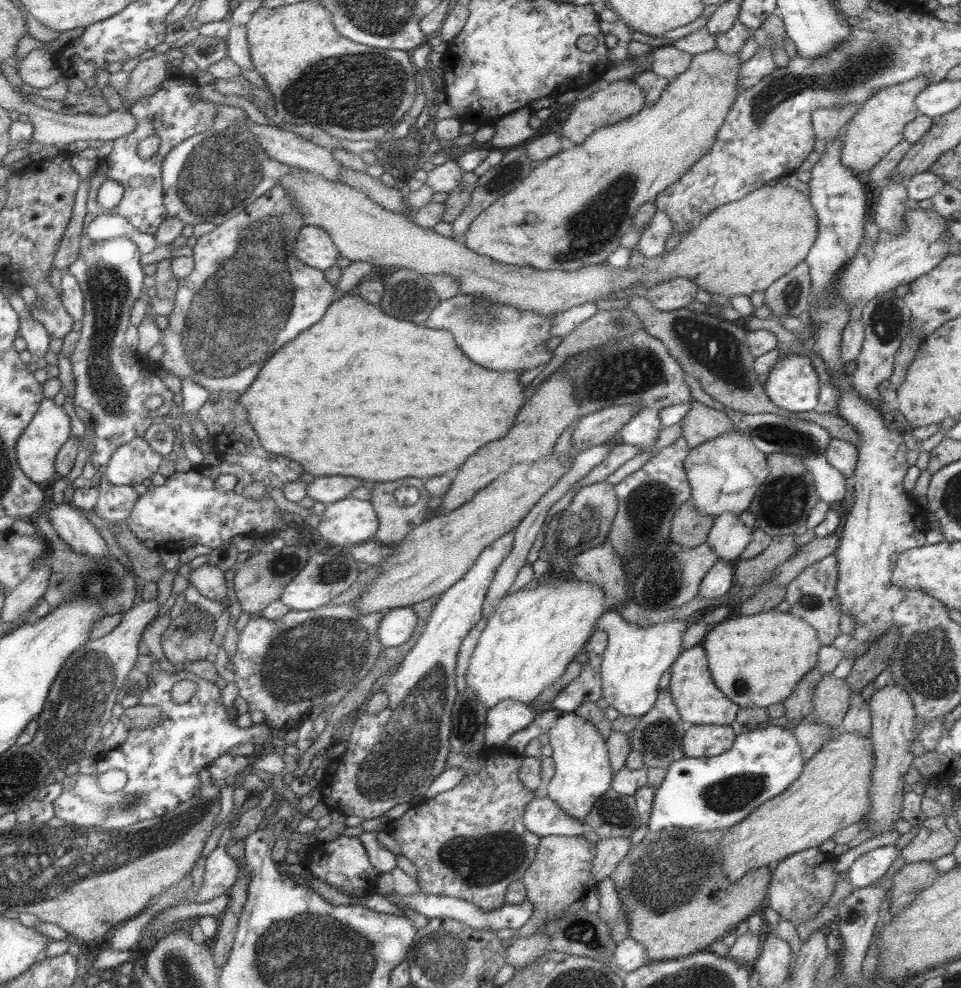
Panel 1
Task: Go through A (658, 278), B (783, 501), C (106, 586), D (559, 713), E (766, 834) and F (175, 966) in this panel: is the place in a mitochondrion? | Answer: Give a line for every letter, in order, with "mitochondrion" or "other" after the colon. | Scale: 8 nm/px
A: other
B: mitochondrion
C: mitochondrion
D: other
E: other
F: mitochondrion

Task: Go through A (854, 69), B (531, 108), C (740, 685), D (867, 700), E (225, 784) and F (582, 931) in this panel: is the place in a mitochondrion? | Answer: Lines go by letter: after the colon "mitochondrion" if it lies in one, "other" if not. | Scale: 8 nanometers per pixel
A: mitochondrion
B: other
C: mitochondrion
D: other
E: other
F: mitochondrion

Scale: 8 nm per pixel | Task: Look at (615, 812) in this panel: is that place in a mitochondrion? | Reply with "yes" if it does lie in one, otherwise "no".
yes

